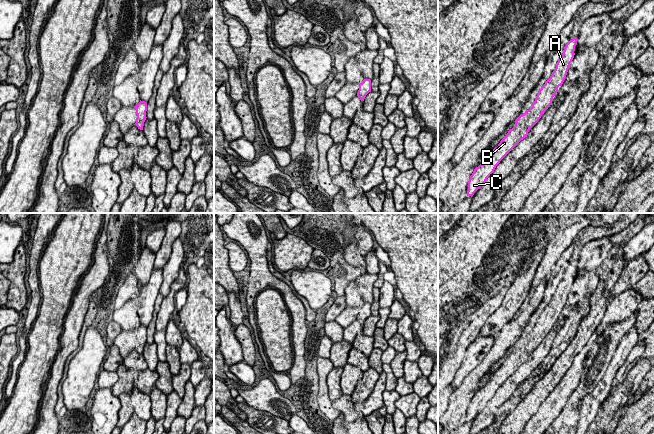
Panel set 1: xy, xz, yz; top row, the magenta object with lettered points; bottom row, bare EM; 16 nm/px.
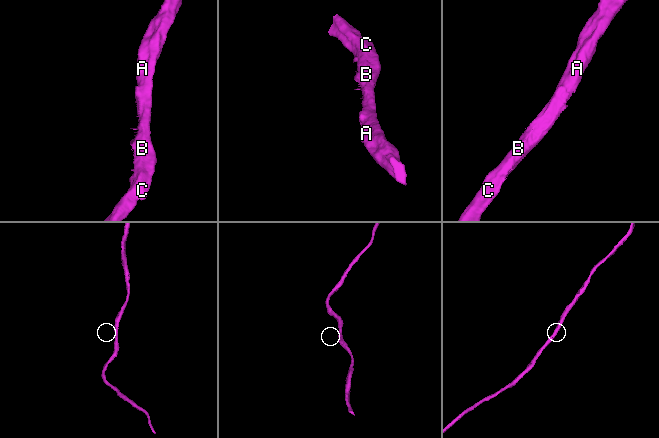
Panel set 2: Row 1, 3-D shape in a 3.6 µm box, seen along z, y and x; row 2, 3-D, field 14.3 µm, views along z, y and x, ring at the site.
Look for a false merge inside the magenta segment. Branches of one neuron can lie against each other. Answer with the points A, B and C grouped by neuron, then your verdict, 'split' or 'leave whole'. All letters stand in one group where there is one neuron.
groups A B C; leave whole

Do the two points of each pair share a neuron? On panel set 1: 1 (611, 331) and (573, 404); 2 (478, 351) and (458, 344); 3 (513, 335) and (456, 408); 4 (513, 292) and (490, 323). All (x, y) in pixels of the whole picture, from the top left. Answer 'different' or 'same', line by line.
1: same
2: different
3: same
4: same

